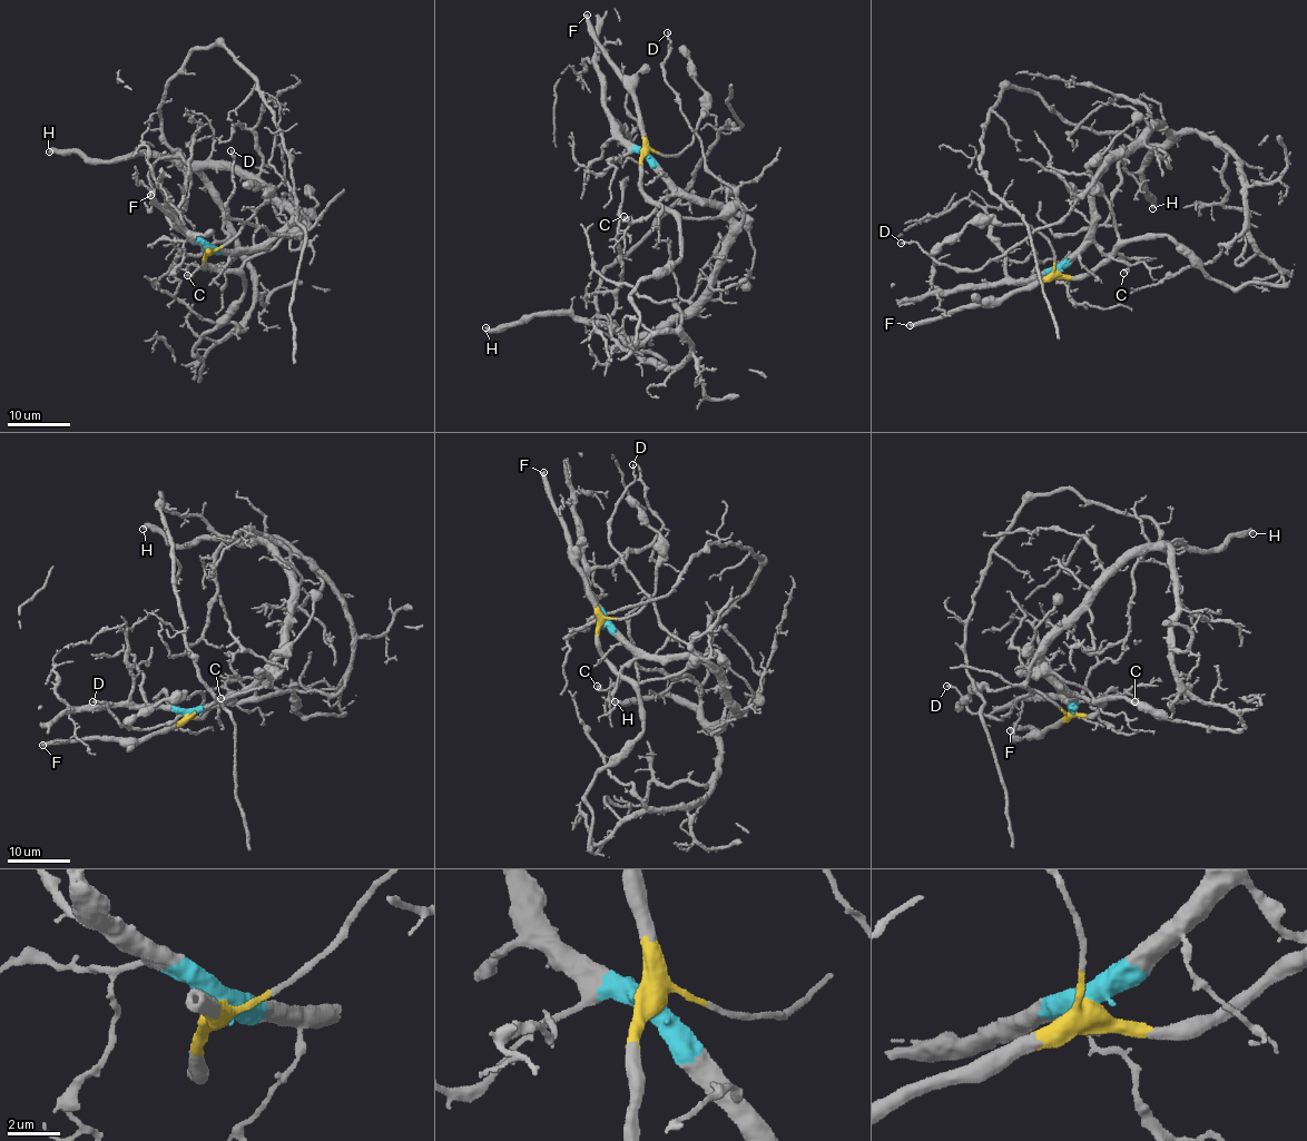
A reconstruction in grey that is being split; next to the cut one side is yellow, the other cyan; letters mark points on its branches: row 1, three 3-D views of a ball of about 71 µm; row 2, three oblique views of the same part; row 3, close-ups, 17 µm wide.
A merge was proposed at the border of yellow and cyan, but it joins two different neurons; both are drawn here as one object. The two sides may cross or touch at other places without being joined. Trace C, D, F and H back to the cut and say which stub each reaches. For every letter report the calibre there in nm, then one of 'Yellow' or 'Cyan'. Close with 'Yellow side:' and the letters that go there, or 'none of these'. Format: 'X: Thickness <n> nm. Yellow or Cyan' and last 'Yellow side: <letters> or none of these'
C: Thickness 120 nm. Cyan
D: Thickness 160 nm. Cyan
F: Thickness 400 nm. Yellow
H: Thickness 360 nm. Cyan
Yellow side: F

